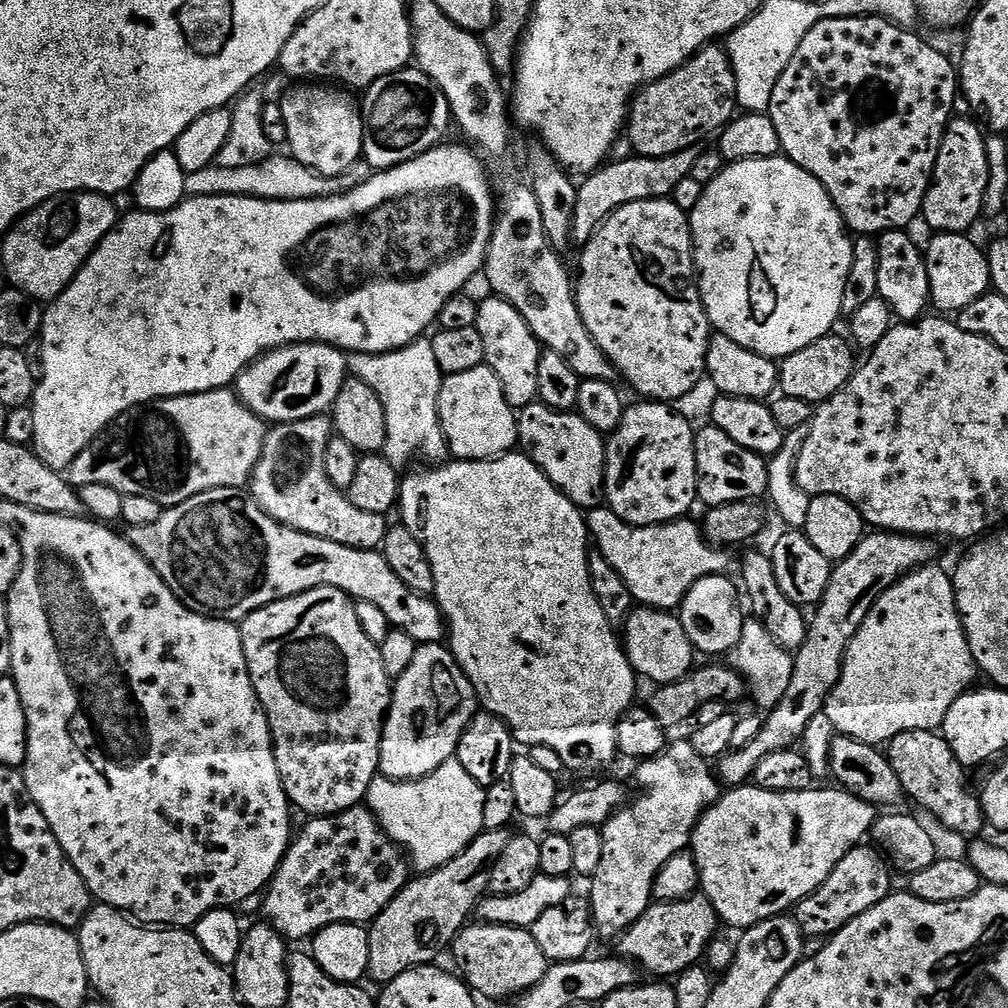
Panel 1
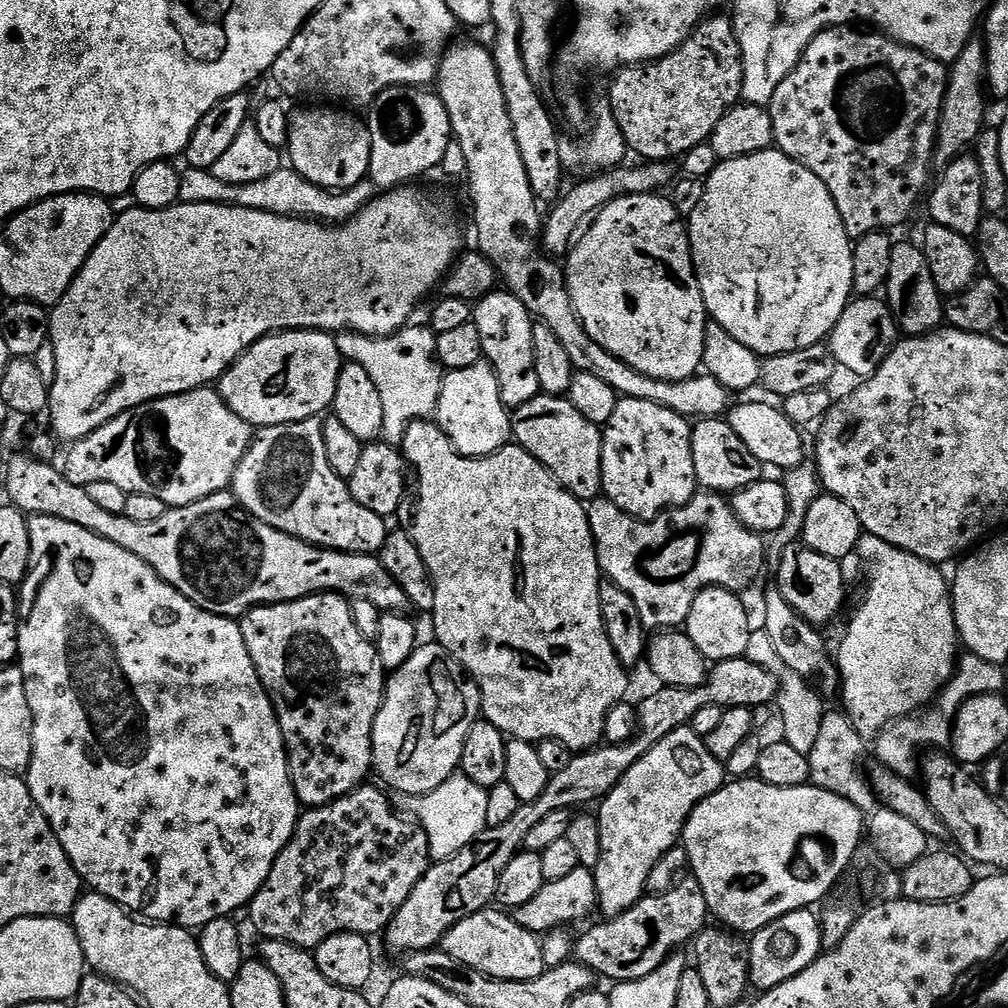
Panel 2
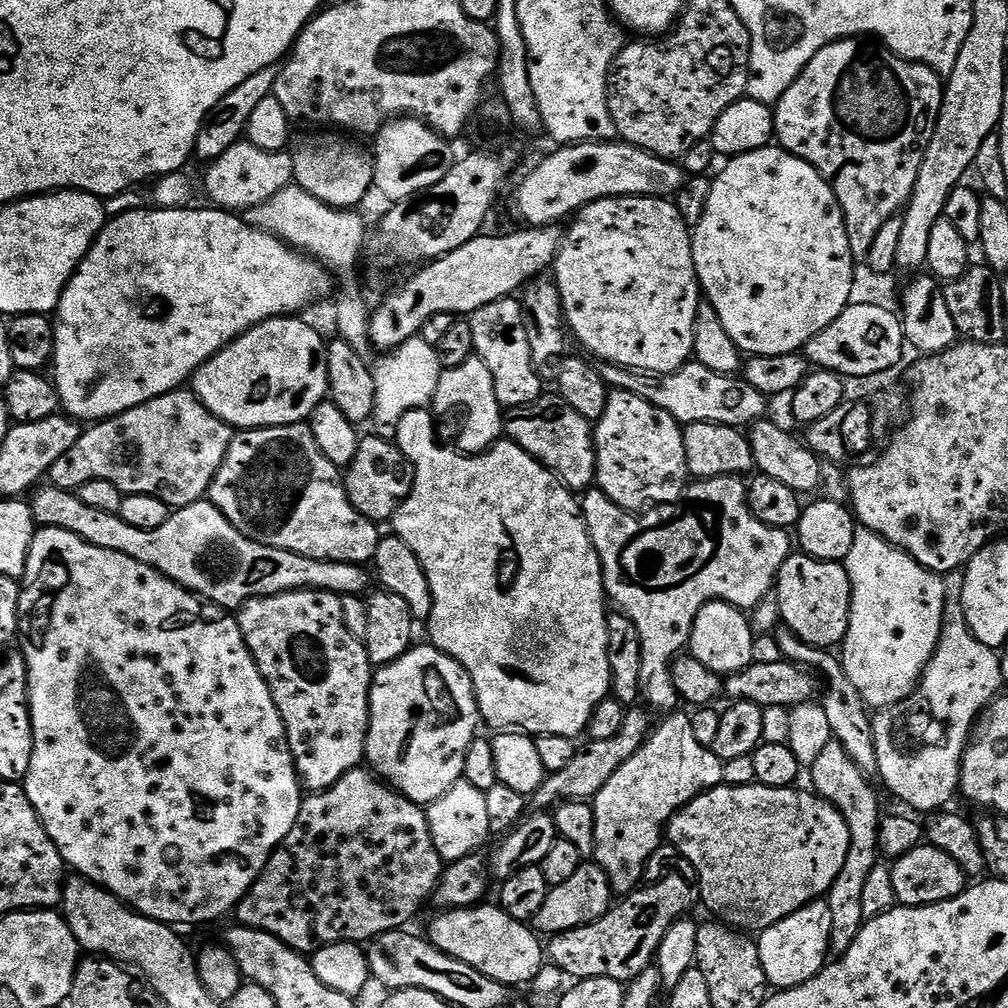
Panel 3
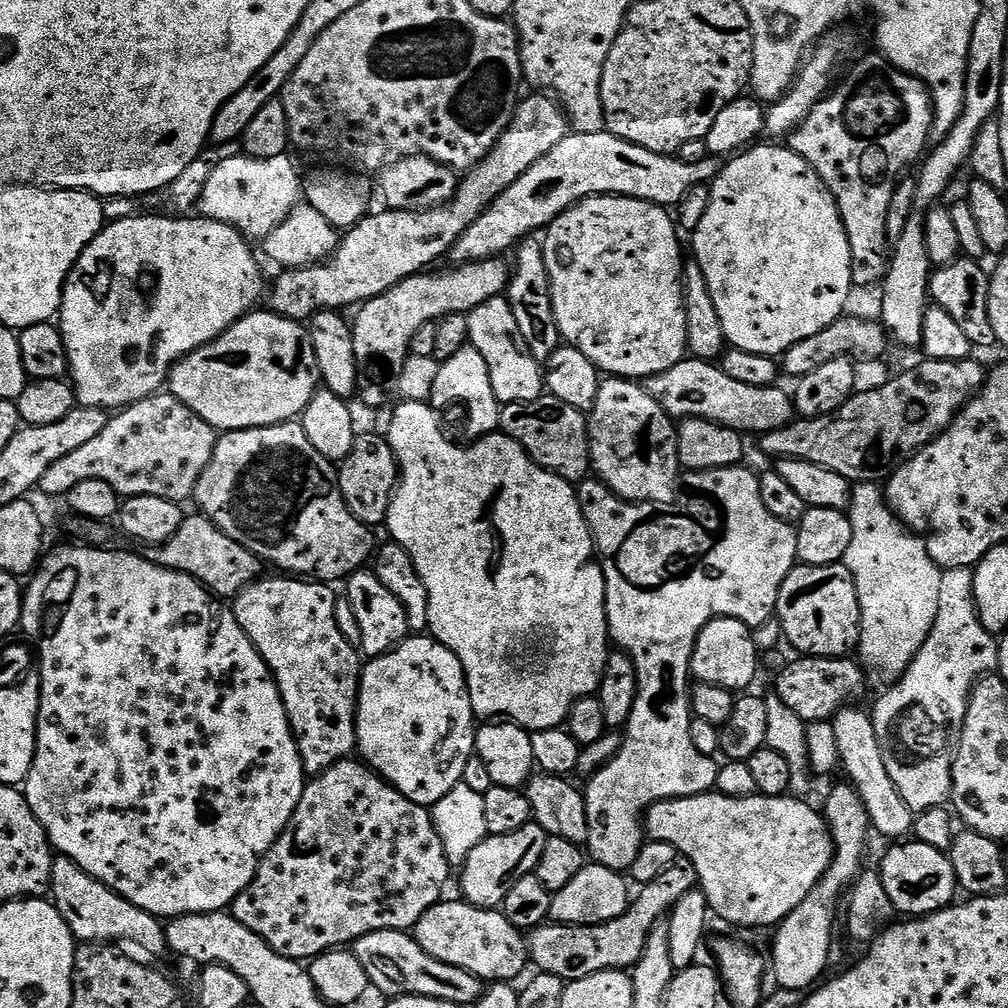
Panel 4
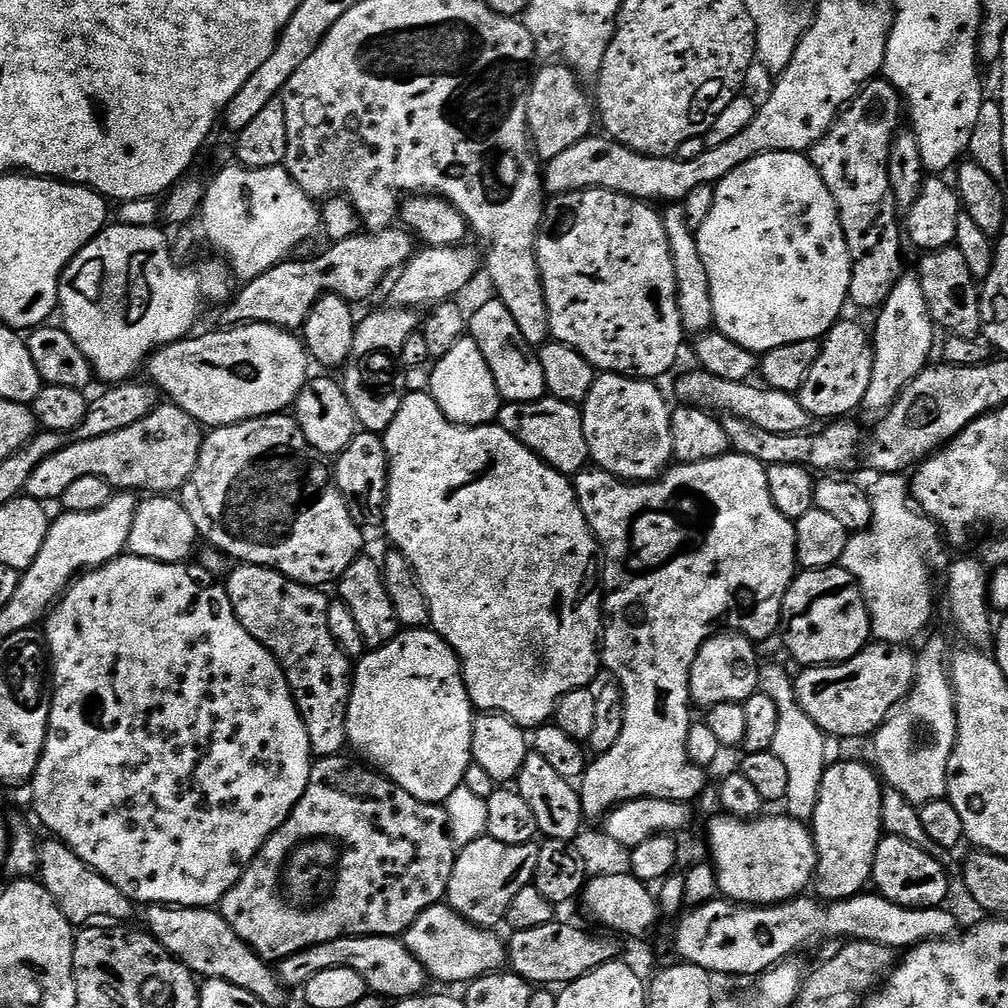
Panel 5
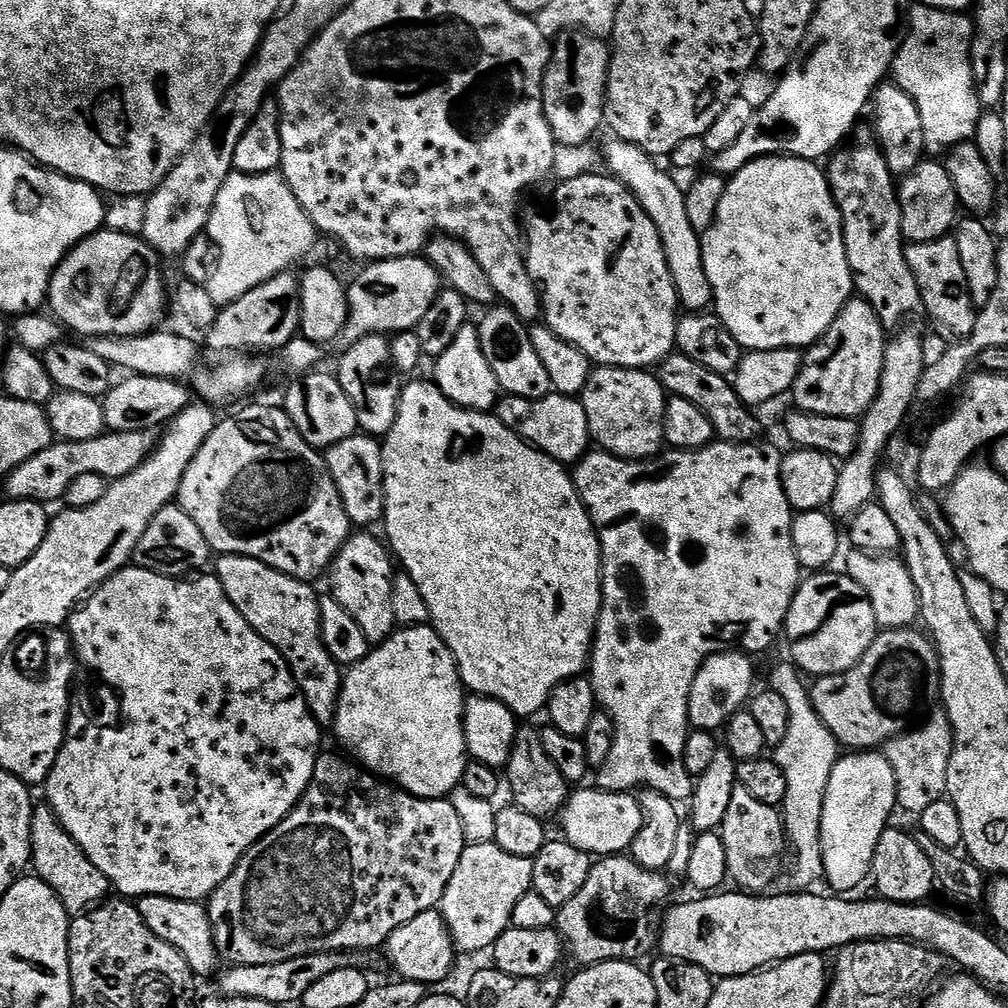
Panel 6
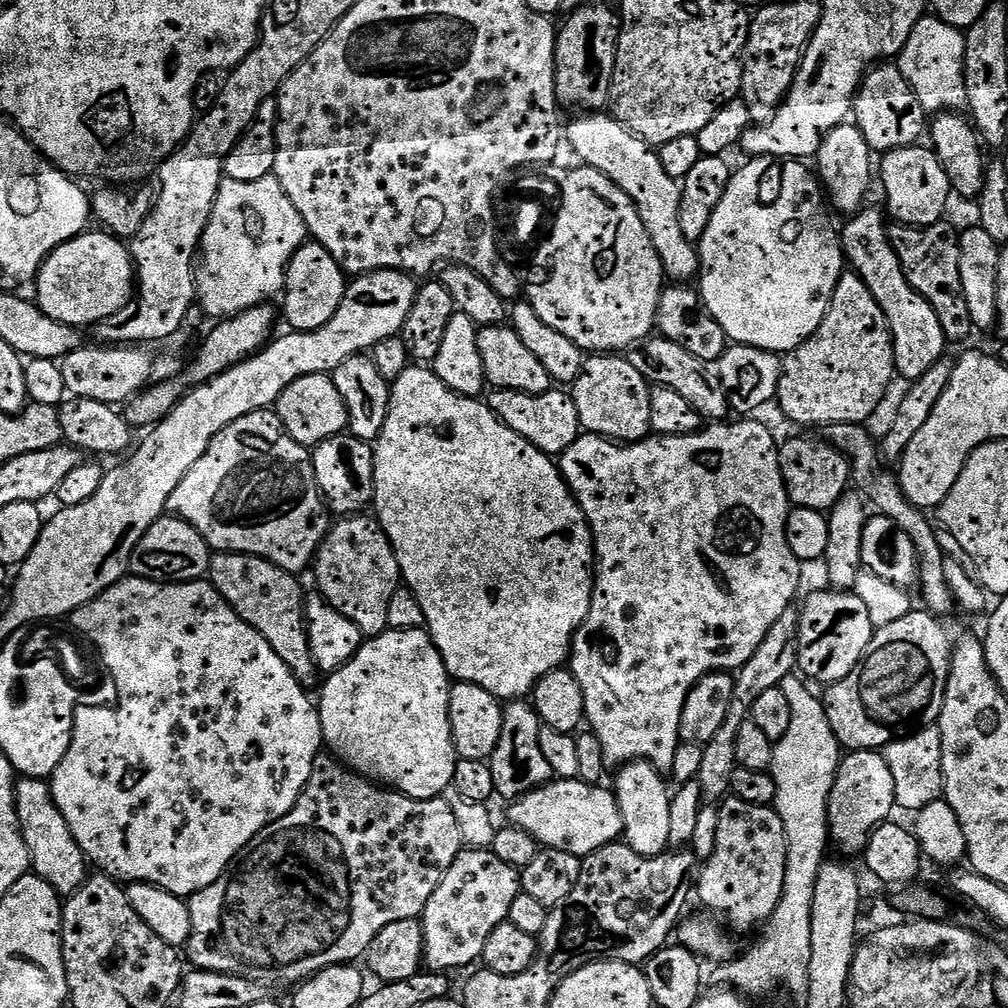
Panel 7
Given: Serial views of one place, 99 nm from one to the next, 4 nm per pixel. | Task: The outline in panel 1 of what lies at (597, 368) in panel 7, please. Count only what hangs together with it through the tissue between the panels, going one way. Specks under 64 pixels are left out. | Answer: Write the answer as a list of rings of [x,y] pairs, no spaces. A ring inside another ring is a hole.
[[[636,402],[633,406],[625,407],[624,417],[618,427],[614,429],[607,437],[606,447],[606,466],[604,467],[604,495],[606,497],[607,507],[611,508],[614,514],[618,514],[618,518],[622,518],[627,524],[635,524],[636,527],[650,526],[651,524],[668,524],[672,520],[679,520],[687,517],[688,512],[692,508],[692,503],[697,503],[696,494],[696,432],[694,428],[688,425],[688,420],[684,416],[679,416],[675,412],[675,407],[669,406],[664,402]]]

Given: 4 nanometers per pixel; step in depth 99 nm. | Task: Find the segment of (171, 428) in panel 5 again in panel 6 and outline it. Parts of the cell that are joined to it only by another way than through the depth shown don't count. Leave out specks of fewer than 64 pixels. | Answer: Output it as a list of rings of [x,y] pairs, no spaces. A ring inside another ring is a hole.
[[[155,431],[143,432],[109,432],[103,436],[90,438],[90,442],[66,442],[65,440],[54,442],[42,454],[34,454],[22,466],[18,466],[6,477],[8,483],[8,500],[36,500],[45,506],[51,505],[51,500],[63,501],[66,490],[74,478],[82,474],[98,474],[105,480],[121,480],[126,474],[134,471],[152,451],[158,443]]]

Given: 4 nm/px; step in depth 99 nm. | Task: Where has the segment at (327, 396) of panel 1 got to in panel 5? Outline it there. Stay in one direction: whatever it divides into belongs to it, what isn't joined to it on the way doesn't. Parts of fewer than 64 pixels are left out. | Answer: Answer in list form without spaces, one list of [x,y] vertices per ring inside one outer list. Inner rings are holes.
[[[243,323],[221,329],[221,332],[208,332],[205,336],[189,335],[153,352],[146,365],[146,372],[152,375],[151,383],[171,403],[186,410],[190,418],[209,429],[241,424],[243,420],[253,420],[259,416],[287,413],[295,405],[298,394],[310,379],[310,357],[303,339],[295,331],[275,328],[272,324]]]

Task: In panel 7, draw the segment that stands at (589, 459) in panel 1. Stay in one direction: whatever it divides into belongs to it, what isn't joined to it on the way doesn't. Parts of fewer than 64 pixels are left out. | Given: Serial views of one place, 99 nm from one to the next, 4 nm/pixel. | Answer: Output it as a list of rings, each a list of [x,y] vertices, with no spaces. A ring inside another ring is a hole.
[[[498,388],[487,393],[486,403],[503,424],[510,426],[510,430],[526,438],[526,442],[530,442],[547,456],[559,458],[582,435],[578,406],[567,391],[553,390],[542,394],[526,394]]]

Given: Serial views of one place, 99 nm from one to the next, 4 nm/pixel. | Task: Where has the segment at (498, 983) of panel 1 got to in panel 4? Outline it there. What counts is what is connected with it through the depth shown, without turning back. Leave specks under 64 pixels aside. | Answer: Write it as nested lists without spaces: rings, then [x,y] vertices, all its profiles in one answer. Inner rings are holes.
[[[441,899],[422,918],[418,918],[414,935],[418,946],[430,954],[430,958],[438,958],[438,962],[446,962],[450,966],[458,966],[470,974],[474,974],[485,982],[516,982],[524,972],[524,967],[529,967],[528,942],[525,933],[515,928],[504,916],[503,911],[494,908],[475,908],[463,899]]]

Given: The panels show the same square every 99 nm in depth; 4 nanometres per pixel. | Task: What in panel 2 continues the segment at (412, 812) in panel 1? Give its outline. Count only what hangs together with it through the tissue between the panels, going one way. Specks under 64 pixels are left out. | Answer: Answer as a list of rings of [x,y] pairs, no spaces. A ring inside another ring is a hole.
[[[463,774],[446,778],[446,782],[438,786],[438,790],[430,790],[425,796],[411,797],[410,804],[413,812],[411,815],[415,823],[419,824],[422,830],[426,830],[428,849],[433,861],[450,858],[458,854],[458,850],[476,843],[478,834],[488,827],[487,797],[487,788],[478,786],[478,782],[474,782],[469,776]]]

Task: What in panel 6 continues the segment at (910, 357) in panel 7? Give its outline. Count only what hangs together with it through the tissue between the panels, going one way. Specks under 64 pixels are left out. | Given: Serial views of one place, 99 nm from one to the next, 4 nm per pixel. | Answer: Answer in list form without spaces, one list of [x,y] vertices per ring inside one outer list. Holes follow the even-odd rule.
[[[875,143],[847,148],[837,151],[827,161],[826,175],[832,196],[840,207],[852,283],[859,299],[865,300],[874,314],[878,314],[885,330],[896,330],[907,316],[919,313],[922,308],[918,282],[914,282],[914,274],[906,266],[898,184]]]

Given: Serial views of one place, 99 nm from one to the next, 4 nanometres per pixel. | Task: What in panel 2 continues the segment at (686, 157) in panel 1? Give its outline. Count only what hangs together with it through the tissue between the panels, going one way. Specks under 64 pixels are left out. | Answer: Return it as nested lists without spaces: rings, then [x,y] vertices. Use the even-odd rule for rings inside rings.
[[[667,160],[636,162],[633,168],[628,167],[613,168],[592,178],[596,180],[586,180],[572,189],[569,187],[560,199],[551,205],[552,213],[549,216],[547,213],[542,233],[542,248],[545,253],[556,258],[567,257],[585,225],[610,201],[617,200],[620,196],[650,196],[663,193],[678,176],[677,165]]]

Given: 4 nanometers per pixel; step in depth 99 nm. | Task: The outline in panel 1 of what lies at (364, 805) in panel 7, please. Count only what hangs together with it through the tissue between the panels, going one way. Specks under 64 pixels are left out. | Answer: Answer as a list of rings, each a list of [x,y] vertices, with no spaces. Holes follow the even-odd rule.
[[[357,806],[339,812],[333,816],[318,816],[307,821],[308,825],[304,829],[295,833],[294,839],[288,845],[288,852],[282,858],[282,862],[278,866],[278,870],[272,875],[272,881],[268,883],[268,887],[262,896],[262,916],[267,923],[272,925],[272,929],[285,941],[304,940],[317,936],[318,933],[326,926],[334,926],[335,924],[363,924],[371,925],[372,921],[378,918],[378,914],[382,914],[382,910],[386,910],[386,906],[390,906],[390,902],[394,902],[394,898],[407,886],[410,879],[410,861],[400,845],[395,844],[390,837],[384,833],[384,828],[378,822],[378,818],[367,806]]]

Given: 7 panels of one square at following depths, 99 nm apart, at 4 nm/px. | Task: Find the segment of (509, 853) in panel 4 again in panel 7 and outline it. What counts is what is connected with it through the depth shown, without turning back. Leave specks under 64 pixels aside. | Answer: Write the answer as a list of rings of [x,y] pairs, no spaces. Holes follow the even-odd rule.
[[[476,846],[461,851],[450,870],[446,870],[446,878],[442,878],[438,890],[434,890],[434,898],[426,902],[422,927],[427,967],[452,974],[455,968],[464,968],[475,960],[477,963],[486,950],[486,938],[507,921],[510,906],[521,890],[520,872],[514,866],[506,866],[490,850]]]

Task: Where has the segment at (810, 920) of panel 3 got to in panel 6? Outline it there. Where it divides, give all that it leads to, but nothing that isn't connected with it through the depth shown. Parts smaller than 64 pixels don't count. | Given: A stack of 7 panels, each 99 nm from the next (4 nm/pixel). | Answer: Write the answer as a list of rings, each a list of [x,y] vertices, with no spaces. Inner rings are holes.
[[[852,750],[841,755],[836,761],[834,770],[830,770],[830,782],[826,782],[826,802],[822,802],[822,866],[824,867],[824,880],[829,884],[831,891],[836,894],[852,894],[856,887],[872,874],[872,863],[874,862],[874,850],[878,850],[878,838],[890,827],[888,820],[892,816],[892,811],[897,811],[896,803],[896,779],[894,778],[894,766],[890,766],[887,755],[880,750]]]

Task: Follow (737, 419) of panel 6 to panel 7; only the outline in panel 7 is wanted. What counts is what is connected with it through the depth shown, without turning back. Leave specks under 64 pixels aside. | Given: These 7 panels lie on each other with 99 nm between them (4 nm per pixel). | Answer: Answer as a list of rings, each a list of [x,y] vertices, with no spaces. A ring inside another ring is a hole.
[[[649,338],[642,346],[637,346],[627,353],[627,360],[642,374],[649,385],[661,384],[675,390],[698,414],[708,422],[724,422],[729,419],[728,395],[722,386],[719,375],[709,365],[703,364],[690,350],[682,350],[674,342],[663,338]]]

